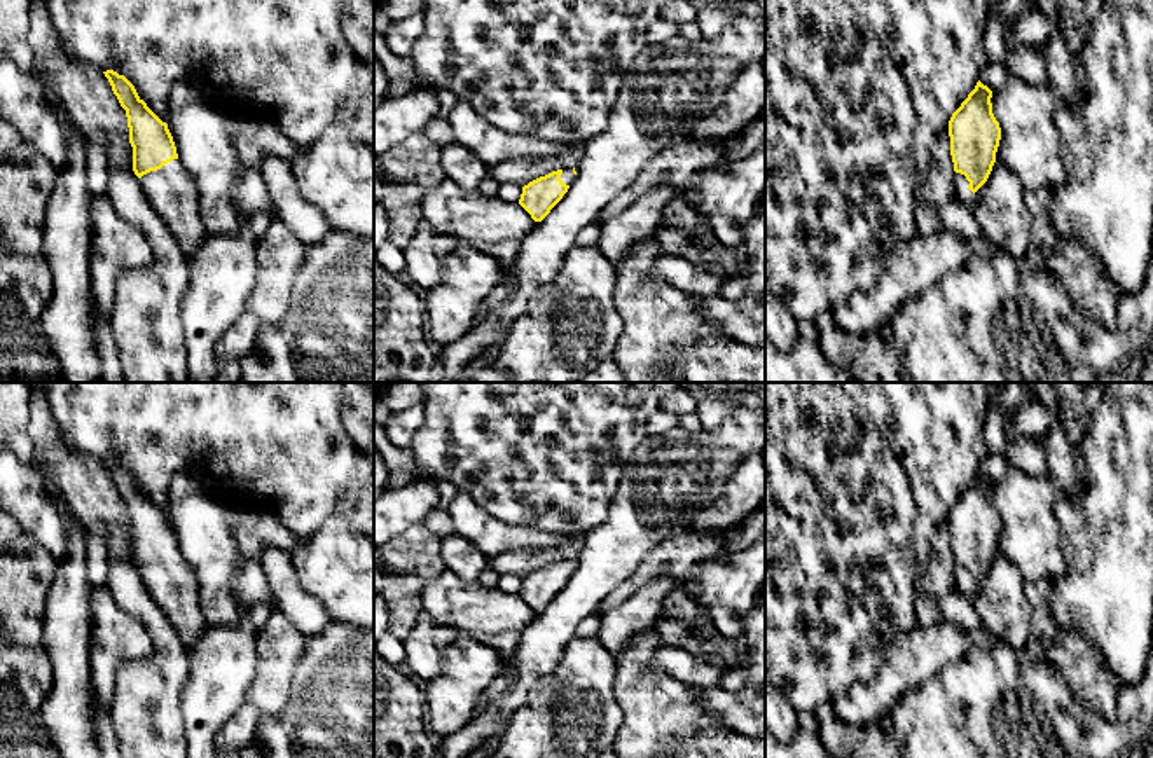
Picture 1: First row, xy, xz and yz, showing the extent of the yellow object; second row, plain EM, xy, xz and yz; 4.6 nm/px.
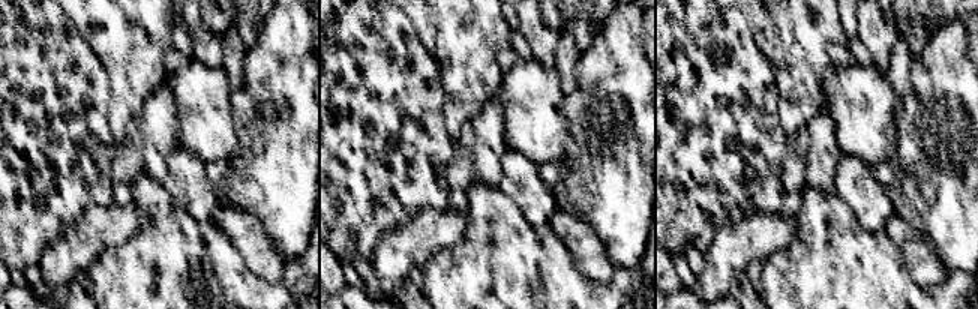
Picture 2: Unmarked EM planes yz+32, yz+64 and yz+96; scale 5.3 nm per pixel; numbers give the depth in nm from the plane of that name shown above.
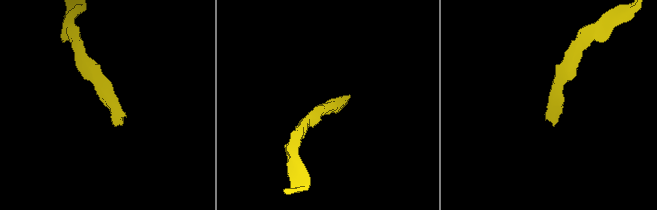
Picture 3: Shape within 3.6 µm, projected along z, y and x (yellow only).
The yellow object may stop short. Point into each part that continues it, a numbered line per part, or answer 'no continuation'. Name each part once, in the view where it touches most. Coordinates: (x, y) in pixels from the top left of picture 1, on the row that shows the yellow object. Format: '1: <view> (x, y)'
1: xy (172, 191)

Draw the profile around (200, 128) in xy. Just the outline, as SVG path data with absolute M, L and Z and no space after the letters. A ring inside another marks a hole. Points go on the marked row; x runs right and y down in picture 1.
M178 79L173 84L168 98L168 129L183 169L197 183L197 203L208 234L229 234L236 232L246 218L234 201L243 164L234 150L225 108L211 96L199 94L197 87L199 84L192 79Z

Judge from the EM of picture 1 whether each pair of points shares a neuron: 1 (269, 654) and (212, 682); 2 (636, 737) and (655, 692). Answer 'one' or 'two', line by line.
1: two
2: one

